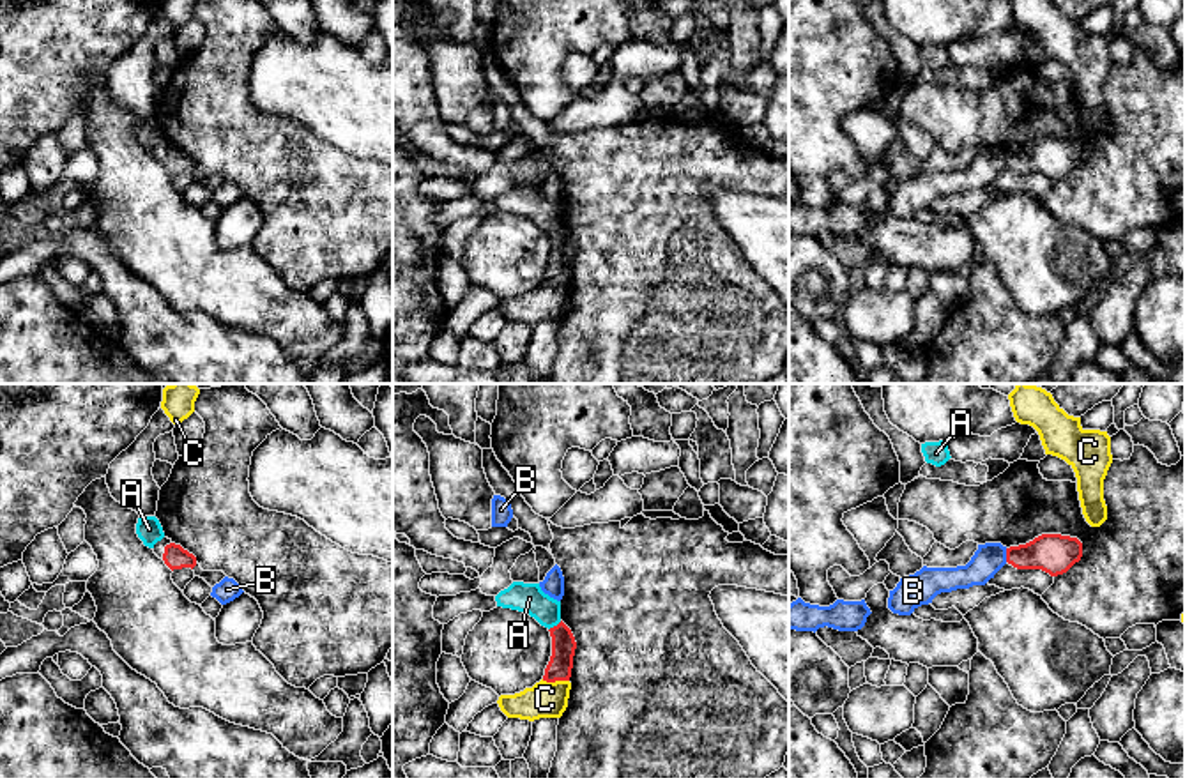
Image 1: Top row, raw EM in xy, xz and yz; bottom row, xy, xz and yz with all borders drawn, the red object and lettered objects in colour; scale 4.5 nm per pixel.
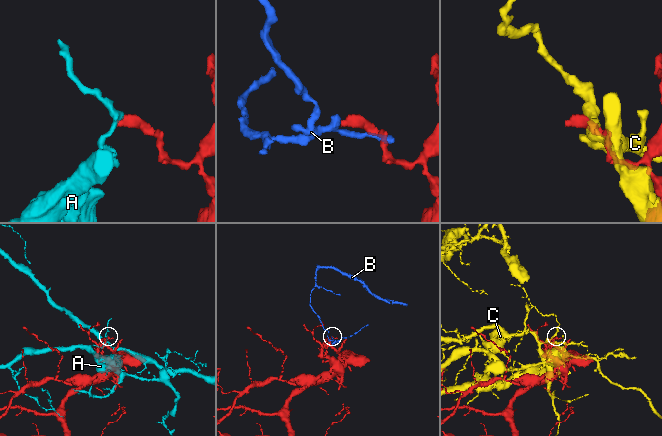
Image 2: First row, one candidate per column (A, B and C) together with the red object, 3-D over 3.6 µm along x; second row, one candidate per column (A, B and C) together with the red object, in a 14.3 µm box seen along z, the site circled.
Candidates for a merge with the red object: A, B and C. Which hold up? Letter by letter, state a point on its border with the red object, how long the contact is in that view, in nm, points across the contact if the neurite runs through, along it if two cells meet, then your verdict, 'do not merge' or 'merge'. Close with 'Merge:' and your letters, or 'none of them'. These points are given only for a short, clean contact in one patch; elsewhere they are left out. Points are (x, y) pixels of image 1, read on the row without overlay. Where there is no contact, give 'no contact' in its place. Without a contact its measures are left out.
A: contact xz (554, 230); length 80 nm; do not merge
B: contact yz (1007, 160); length 60 nm; border yz (1005, 152), (1007, 165); do not merge
C: contact xz (556, 283); length 130 nm; do not merge
Merge: none of them

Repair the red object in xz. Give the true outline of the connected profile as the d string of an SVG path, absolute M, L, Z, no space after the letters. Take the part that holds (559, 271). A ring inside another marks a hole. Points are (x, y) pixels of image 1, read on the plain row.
M562 225L548 235L552 240L552 260L545 272L543 285L570 285L577 253L575 240Z

